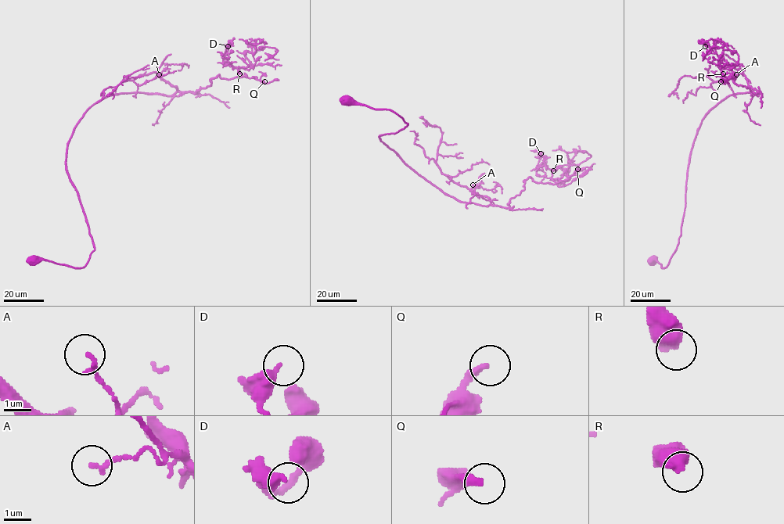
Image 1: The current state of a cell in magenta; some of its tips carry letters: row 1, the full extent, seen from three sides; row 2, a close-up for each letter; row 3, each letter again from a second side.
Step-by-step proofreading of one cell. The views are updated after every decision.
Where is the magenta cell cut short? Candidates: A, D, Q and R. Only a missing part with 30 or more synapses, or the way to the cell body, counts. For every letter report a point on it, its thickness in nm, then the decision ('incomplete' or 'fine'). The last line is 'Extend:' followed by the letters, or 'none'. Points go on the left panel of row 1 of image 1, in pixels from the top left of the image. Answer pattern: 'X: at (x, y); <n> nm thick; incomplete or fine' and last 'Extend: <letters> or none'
A: at (159, 74); 160 nm thick; fine
D: at (228, 46); 400 nm thick; fine
Q: at (264, 81); 280 nm thick; fine
R: at (239, 73); 550 nm thick; fine
Extend: none

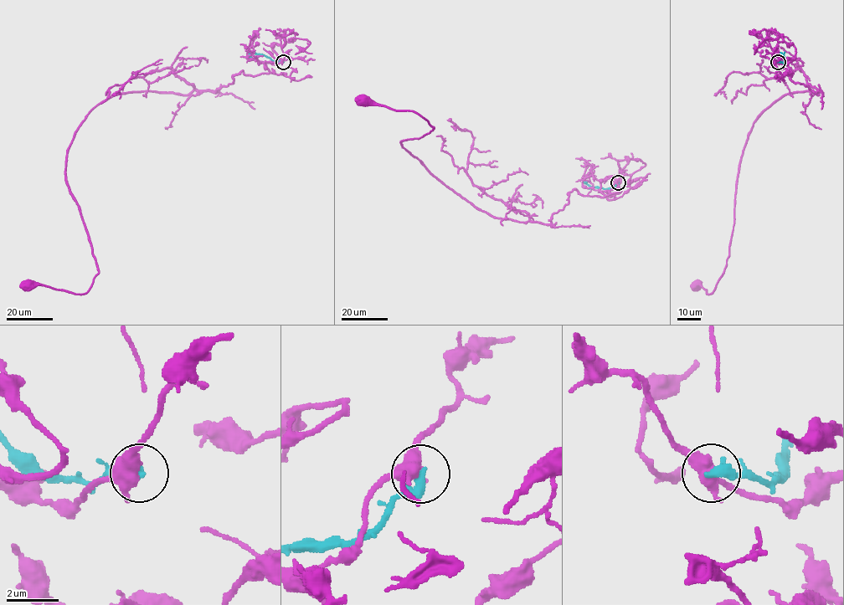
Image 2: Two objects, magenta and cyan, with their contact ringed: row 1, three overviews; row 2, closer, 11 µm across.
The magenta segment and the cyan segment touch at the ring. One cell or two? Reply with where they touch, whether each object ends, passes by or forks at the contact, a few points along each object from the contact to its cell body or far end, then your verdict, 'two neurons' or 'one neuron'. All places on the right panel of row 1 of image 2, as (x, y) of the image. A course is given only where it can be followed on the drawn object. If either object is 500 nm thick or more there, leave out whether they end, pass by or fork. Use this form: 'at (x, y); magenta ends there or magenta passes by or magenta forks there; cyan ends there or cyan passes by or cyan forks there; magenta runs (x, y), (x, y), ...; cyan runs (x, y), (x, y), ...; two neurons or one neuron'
at (778, 62); magenta forks there; cyan passes by; magenta runs (778, 62), (820, 91), (787, 94), (759, 117), (742, 151), (724, 273), (709, 294), (696, 284); cyan runs (778, 62), (783, 63), (784, 58), (781, 53), (778, 57); two neurons

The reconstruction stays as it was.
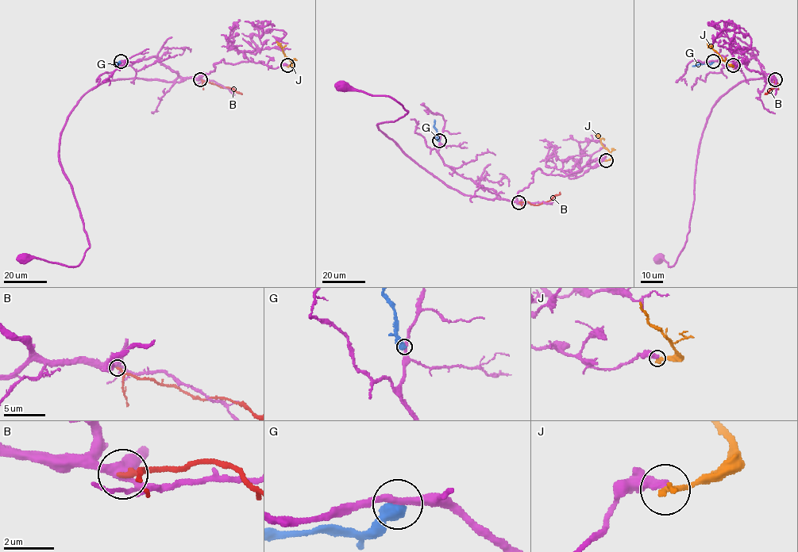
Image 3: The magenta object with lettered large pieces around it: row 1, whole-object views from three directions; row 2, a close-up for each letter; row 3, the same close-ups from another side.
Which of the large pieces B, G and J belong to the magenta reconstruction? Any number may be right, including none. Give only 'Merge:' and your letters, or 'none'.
Merge: none

